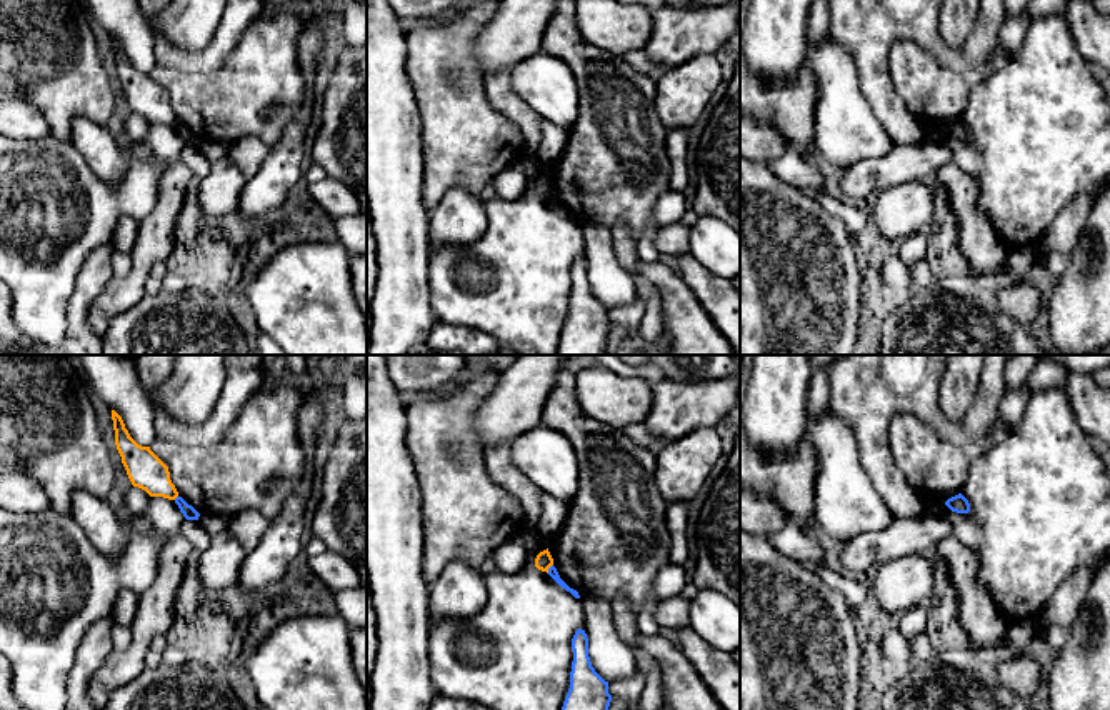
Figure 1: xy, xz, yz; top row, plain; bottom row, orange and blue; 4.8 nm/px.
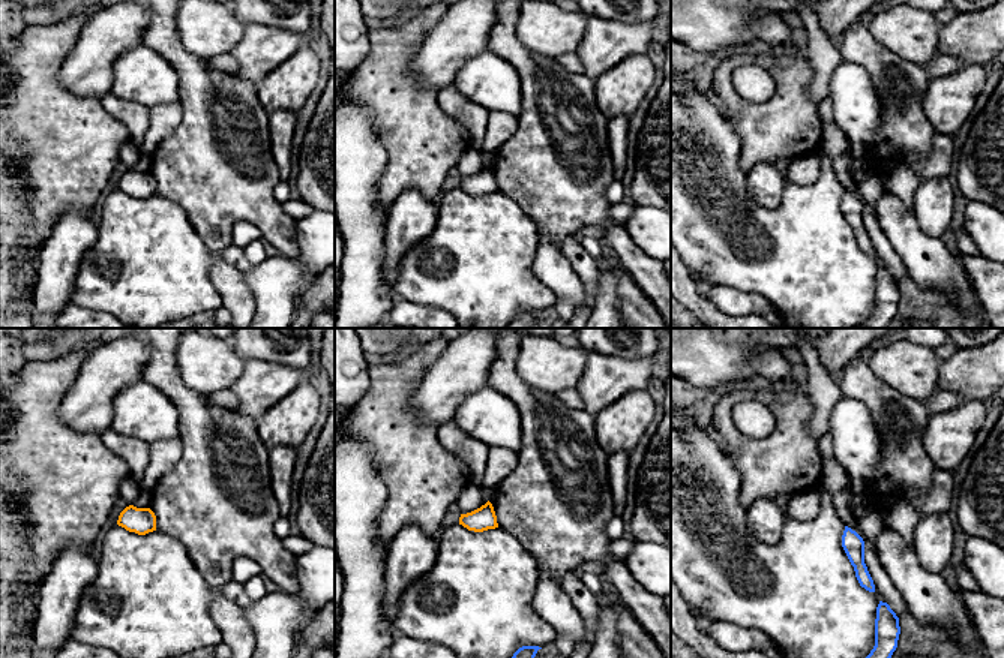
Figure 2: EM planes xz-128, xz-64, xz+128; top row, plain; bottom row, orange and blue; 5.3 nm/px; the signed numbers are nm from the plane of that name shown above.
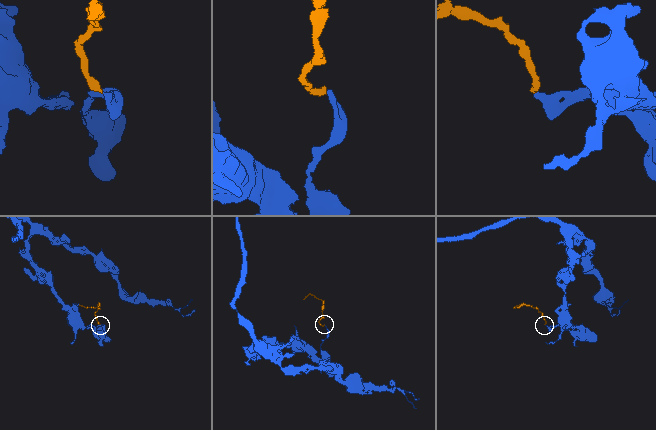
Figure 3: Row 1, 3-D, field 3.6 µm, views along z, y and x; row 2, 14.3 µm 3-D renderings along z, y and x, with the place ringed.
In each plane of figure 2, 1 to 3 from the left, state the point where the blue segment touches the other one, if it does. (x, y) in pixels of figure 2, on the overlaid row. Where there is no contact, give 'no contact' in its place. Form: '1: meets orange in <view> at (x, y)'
1: no contact
2: no contact
3: no contact

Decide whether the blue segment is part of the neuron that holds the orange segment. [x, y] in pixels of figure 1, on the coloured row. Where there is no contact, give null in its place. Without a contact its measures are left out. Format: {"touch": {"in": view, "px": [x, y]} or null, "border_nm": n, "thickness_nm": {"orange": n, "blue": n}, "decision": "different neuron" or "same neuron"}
{"touch": {"in": "xz", "px": [549, 567]}, "border_nm": 50, "thickness_nm": {"orange": 90, "blue": 50}, "decision": "different neuron"}

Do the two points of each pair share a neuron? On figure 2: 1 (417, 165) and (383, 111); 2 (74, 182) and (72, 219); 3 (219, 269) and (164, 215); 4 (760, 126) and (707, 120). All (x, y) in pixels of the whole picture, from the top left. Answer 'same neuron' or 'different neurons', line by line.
1: same neuron
2: different neurons
3: different neurons
4: different neurons

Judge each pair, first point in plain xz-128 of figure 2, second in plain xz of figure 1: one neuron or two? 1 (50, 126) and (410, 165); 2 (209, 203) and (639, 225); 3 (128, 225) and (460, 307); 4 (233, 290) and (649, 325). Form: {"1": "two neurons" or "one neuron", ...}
{"1": "two neurons", "2": "one neuron", "3": "one neuron", "4": "two neurons"}

